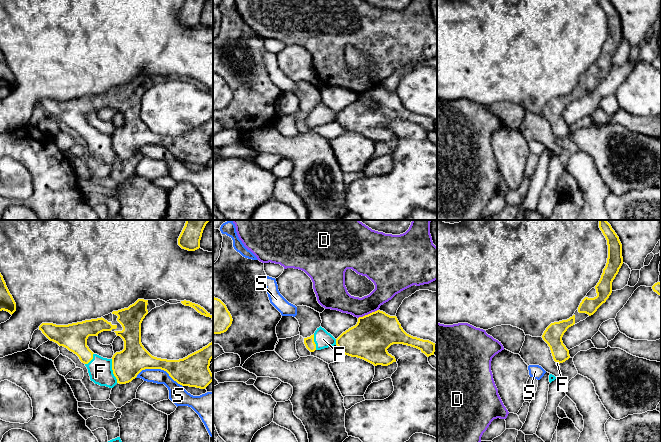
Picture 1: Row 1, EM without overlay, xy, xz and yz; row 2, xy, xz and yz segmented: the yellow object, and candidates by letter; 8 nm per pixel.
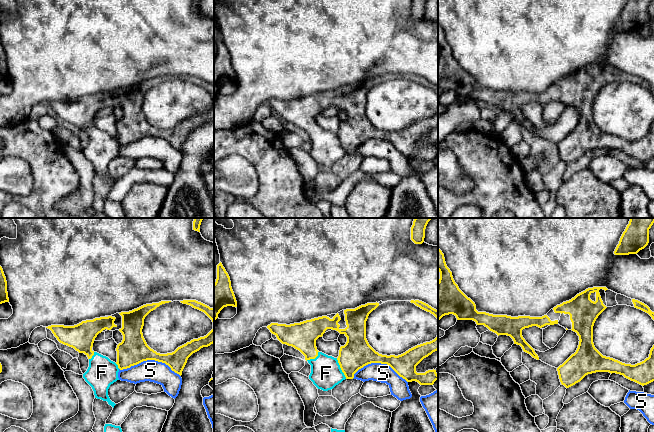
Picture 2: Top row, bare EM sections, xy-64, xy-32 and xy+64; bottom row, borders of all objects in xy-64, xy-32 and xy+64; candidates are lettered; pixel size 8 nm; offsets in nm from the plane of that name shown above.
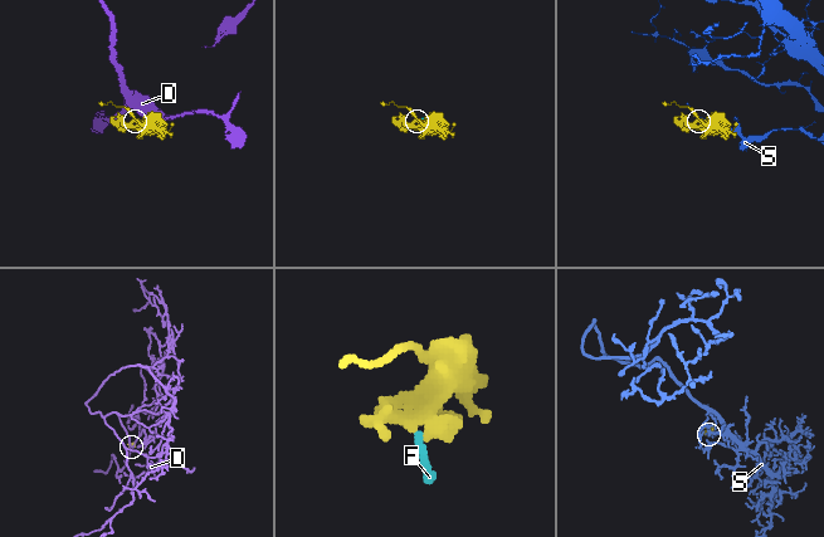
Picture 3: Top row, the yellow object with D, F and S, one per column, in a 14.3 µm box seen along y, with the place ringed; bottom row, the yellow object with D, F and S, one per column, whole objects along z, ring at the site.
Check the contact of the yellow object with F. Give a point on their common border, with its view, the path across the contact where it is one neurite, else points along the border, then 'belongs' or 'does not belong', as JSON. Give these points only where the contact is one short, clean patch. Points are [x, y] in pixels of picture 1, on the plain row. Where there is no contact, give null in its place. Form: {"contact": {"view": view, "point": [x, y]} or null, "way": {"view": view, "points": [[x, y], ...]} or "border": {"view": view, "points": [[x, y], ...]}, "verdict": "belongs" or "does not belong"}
{"contact": {"view": "xy", "point": [113, 147]}, "verdict": "belongs"}

